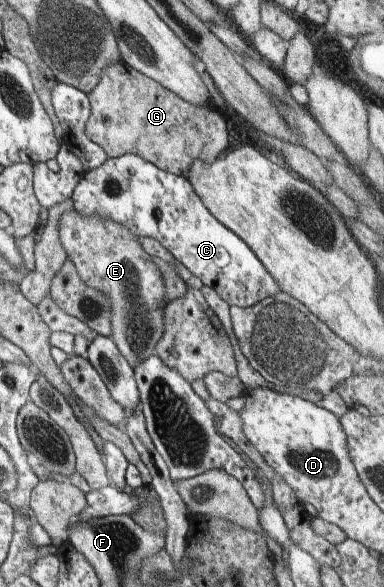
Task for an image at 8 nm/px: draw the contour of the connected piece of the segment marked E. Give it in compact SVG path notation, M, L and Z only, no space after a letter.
M73 208L65 214L59 216L59 240L61 246L67 252L67 258L73 262L75 270L79 278L103 292L109 300L111 300L111 340L117 346L117 350L121 352L121 356L129 362L131 368L139 366L141 362L145 362L147 358L155 355L155 346L161 340L163 332L165 332L165 309L168 303L165 302L165 284L163 284L163 274L159 270L159 266L151 260L153 256L147 254L143 250L143 244L139 236L135 236L131 230L127 230L121 224L115 224L109 218L103 216L81 216L79 212Z

